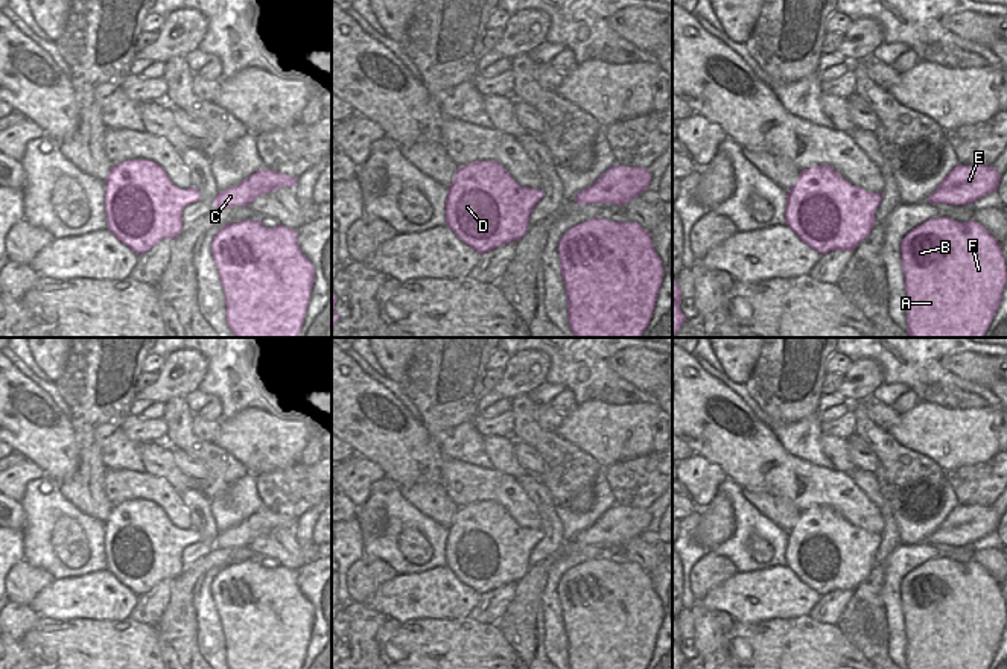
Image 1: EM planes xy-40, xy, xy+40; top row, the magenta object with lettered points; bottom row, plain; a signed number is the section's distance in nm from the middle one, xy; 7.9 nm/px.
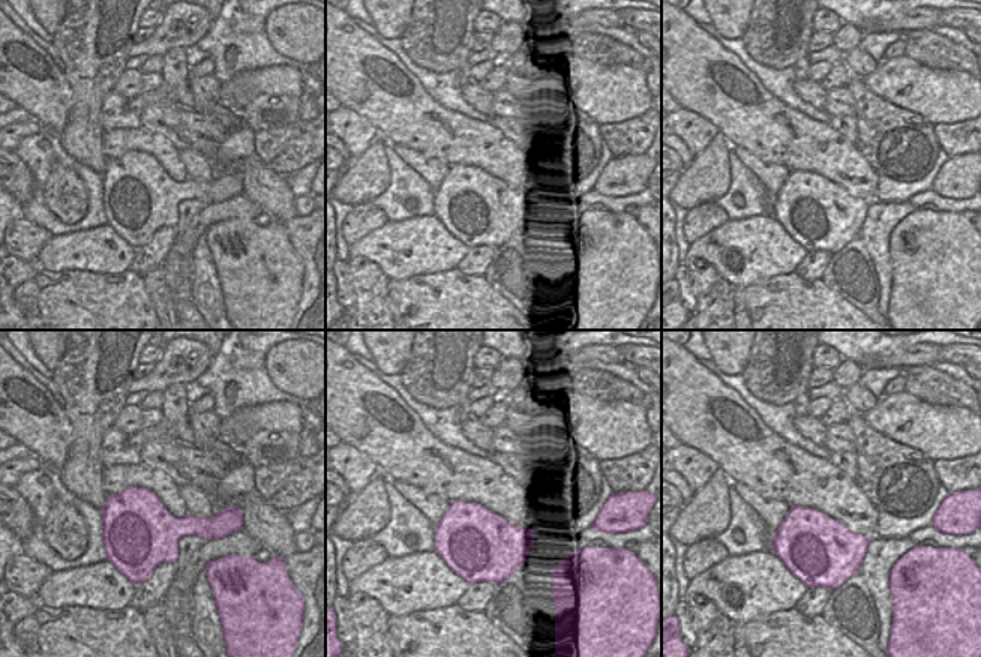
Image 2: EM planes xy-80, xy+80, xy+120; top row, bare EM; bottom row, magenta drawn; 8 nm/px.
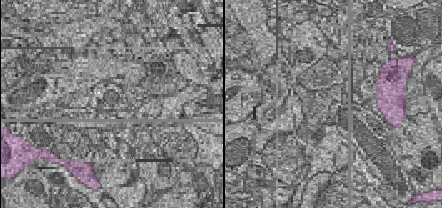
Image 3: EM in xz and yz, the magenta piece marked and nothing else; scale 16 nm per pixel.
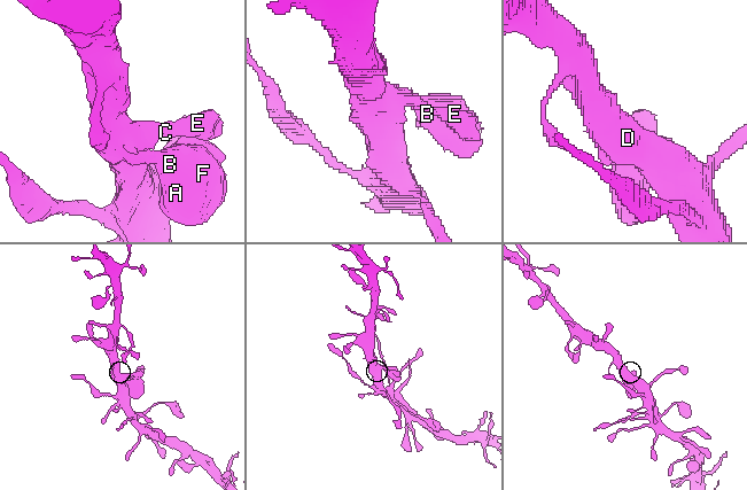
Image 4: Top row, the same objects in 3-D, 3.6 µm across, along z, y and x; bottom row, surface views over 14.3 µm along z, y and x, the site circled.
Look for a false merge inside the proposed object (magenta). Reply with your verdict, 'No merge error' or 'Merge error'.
No merge error

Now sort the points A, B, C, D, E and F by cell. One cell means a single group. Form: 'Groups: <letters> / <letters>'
Groups: A B C D E F

